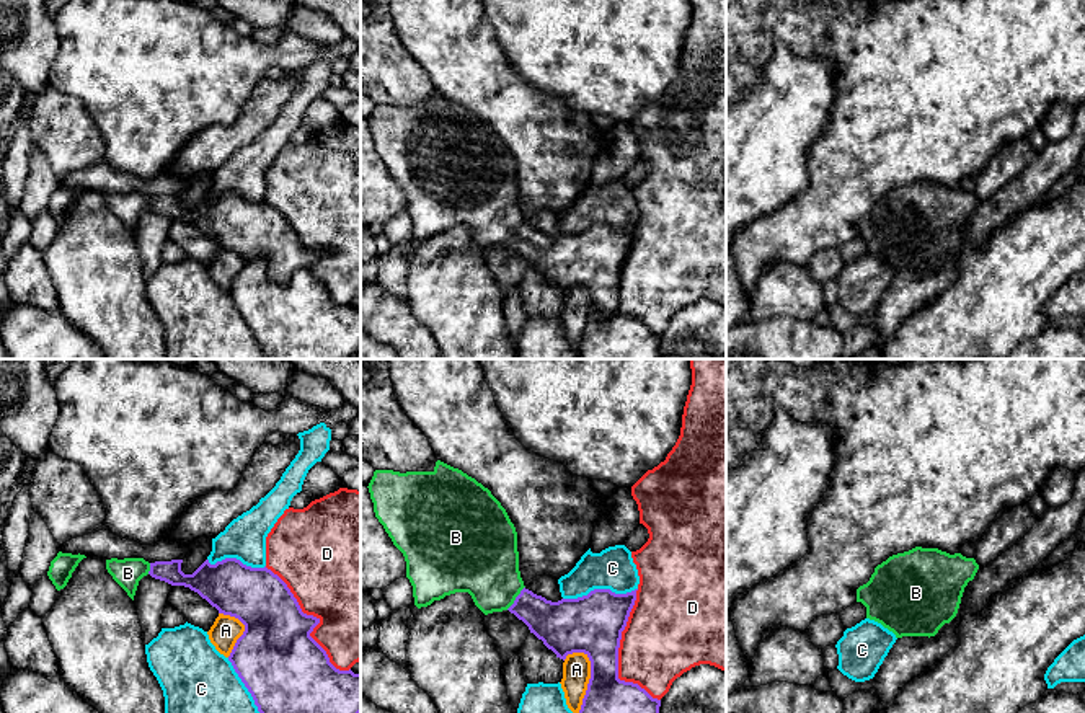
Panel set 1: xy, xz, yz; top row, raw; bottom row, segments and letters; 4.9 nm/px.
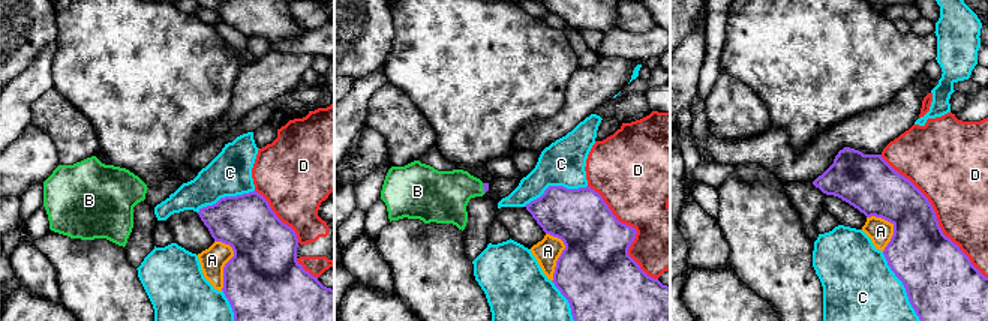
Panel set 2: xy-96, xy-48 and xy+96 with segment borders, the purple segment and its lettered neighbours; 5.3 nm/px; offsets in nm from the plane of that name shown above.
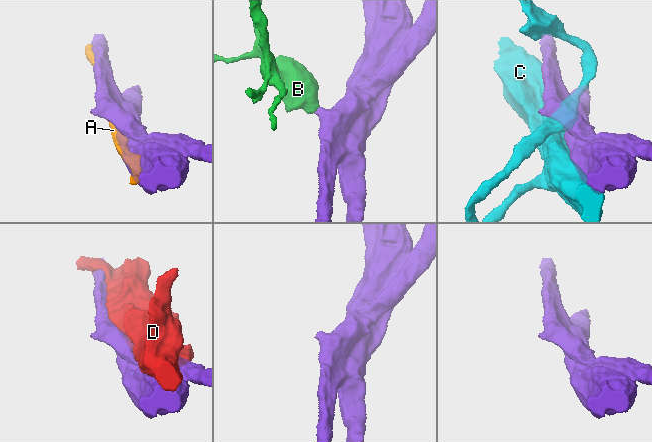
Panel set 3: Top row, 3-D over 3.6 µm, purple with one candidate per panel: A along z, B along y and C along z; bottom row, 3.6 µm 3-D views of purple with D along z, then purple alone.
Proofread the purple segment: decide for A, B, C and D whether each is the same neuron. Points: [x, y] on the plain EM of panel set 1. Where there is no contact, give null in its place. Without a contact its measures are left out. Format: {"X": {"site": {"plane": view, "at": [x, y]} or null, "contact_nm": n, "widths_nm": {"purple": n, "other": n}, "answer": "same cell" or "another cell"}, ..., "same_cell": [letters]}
{"A": {"site": {"plane": "xz", "at": [589, 314]}, "contact_nm": 320, "widths_nm": {"purple": 380, "other": 140}, "answer": "another cell"}, "B": {"site": {"plane": "xz", "at": [516, 232]}, "contact_nm": 150, "widths_nm": {"purple": 220, "other": 360}, "answer": "same cell"}, "C": {"site": {"plane": "xz", "at": [599, 224]}, "contact_nm": 380, "widths_nm": {"purple": 300, "other": 200}, "answer": "another cell"}, "D": {"site": {"plane": "xz", "at": [617, 289]}, "contact_nm": 550, "widths_nm": {"purple": 300, "other": 400}, "answer": "another cell"}, "same_cell": ["B"]}

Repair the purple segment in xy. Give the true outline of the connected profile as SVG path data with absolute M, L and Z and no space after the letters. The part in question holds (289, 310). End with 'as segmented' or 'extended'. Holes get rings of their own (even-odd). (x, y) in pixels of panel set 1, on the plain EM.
M111 193L106 204L134 235L139 215L150 209L171 220L184 220L206 233L219 248L245 259L228 295L251 328L264 359L349 359L361 348L361 308L336 303L326 286L310 271L320 253L302 246L287 219L271 204L251 202L237 193L210 199L206 194L193 209L181 206L183 194L148 197L144 193Z; extended

